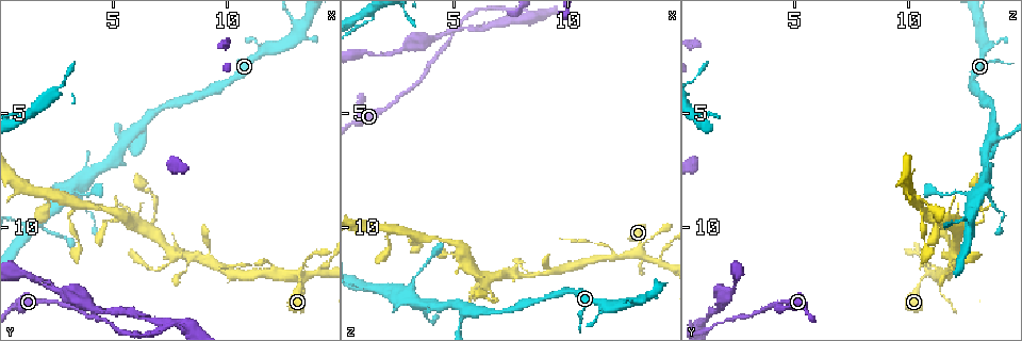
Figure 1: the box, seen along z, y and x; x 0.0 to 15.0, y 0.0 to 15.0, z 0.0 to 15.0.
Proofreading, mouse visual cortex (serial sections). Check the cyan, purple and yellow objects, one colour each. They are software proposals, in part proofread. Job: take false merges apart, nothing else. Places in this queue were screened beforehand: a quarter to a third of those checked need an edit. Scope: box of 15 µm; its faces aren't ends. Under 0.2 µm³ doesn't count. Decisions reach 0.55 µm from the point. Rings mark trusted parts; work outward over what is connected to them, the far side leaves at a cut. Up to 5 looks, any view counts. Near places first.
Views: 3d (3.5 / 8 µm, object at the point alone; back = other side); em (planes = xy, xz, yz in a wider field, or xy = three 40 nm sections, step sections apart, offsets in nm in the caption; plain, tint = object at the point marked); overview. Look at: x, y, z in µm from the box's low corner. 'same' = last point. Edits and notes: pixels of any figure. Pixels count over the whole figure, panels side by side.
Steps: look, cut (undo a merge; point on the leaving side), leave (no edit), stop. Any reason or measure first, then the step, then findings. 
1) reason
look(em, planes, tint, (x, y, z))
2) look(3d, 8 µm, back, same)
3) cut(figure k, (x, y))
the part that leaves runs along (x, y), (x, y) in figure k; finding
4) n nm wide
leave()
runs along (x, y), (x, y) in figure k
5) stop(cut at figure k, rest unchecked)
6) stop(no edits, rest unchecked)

narrows sharply
look(3d, 3.5 µm, back, (5.5, 6.1, 13.6))

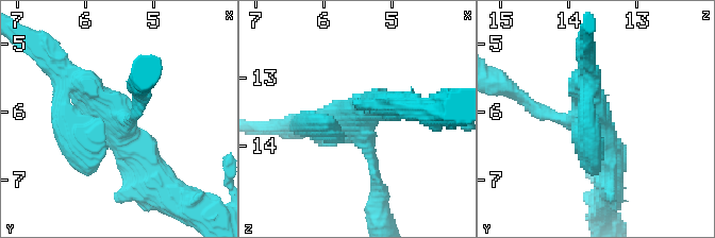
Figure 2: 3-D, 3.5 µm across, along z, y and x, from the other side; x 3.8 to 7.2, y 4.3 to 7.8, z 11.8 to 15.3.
3 arms; arms of 150, 350, 400 nm; now the EM
look(em, xy, step 2, tint, (5.55, 6.15, 13.70))

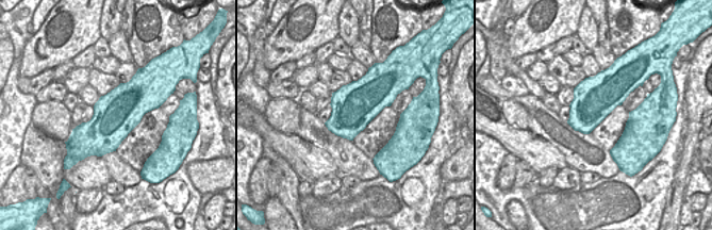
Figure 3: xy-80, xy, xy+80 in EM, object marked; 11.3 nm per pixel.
another direction
look(em, xy, step 1, tint, same)

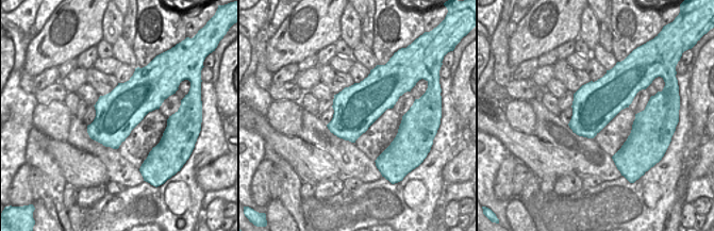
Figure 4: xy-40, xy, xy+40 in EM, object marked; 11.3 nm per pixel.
500 nm wide
leave()
runs along (60, 71), (119, 123), (155, 175) in figure 2; all the same cell

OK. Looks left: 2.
a fork
look(3d, 3.5 µm, back, (1.4, 10.0, 12.6))

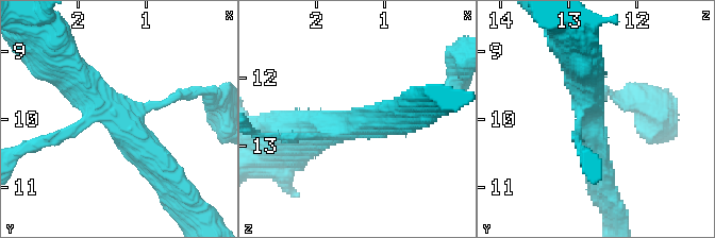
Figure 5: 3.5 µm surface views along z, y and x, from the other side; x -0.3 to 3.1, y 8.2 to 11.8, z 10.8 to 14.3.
need the tissue
look(em, xy, step 2, tint, (1.35, 10.10, 12.70))

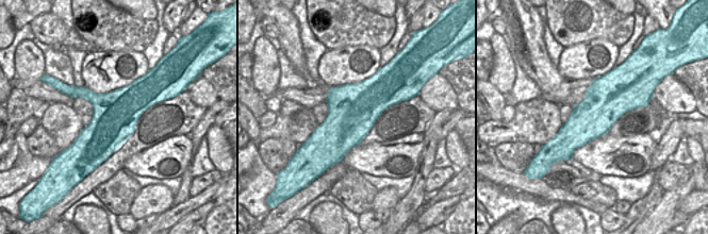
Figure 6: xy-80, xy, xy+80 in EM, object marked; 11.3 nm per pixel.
leave()
runs along (65, 73), (125, 125), (163, 177) in figure 5; one cell here

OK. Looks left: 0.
stop(no edits, rest unchecked)

